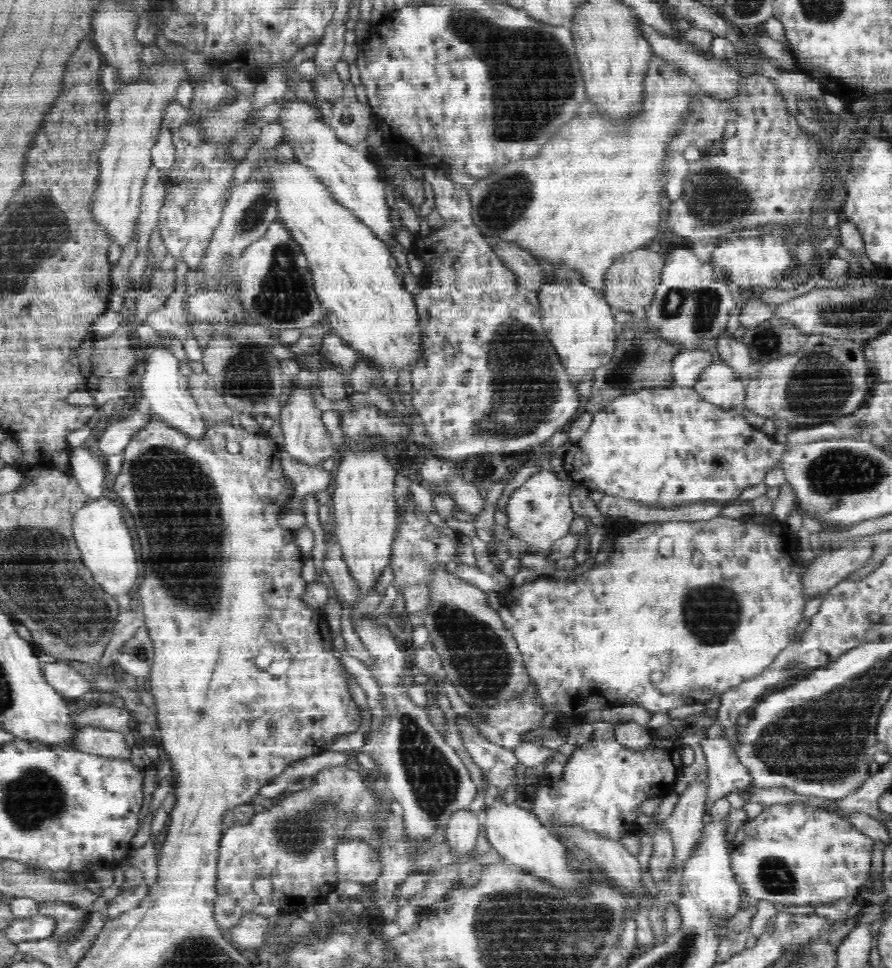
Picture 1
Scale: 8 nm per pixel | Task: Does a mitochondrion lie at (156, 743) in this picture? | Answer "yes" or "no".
no

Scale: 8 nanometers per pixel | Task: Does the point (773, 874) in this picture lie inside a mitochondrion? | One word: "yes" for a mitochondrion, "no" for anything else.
yes

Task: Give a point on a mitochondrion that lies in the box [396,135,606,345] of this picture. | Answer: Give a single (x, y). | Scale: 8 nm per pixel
(501, 206)

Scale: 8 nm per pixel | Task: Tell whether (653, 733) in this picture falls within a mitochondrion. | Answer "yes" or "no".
no

